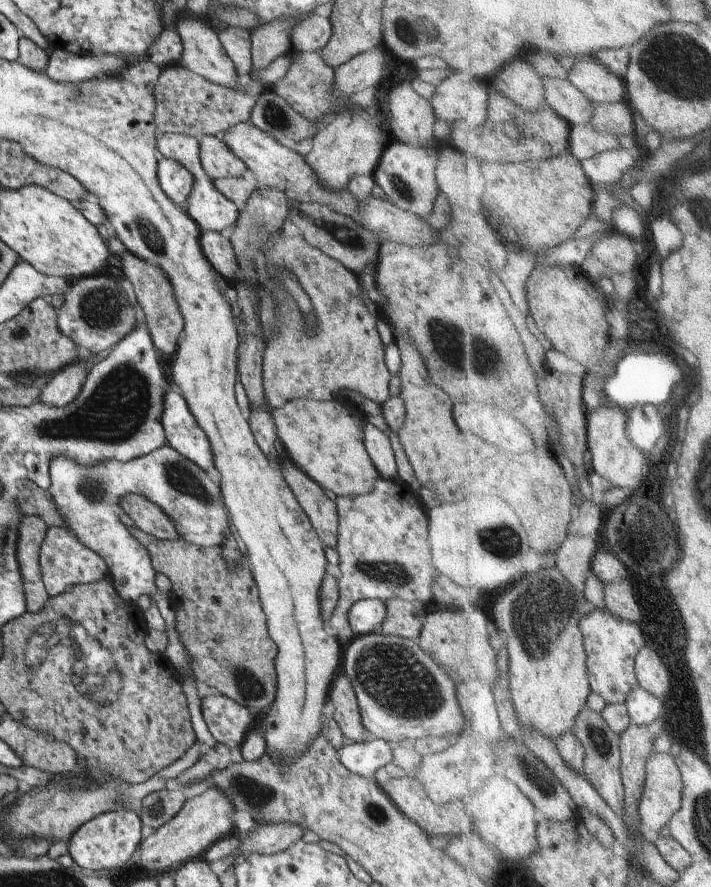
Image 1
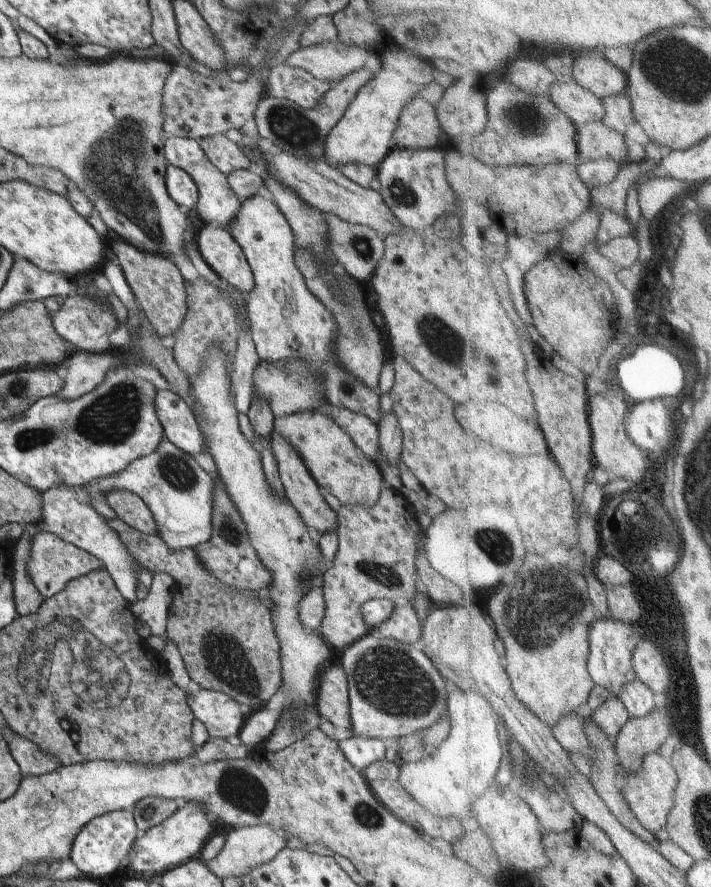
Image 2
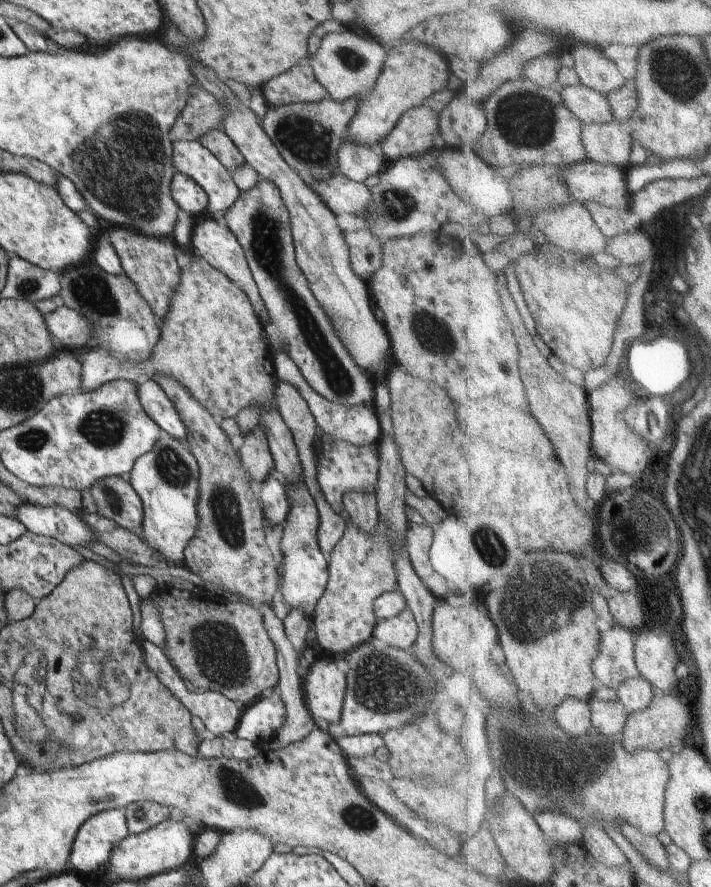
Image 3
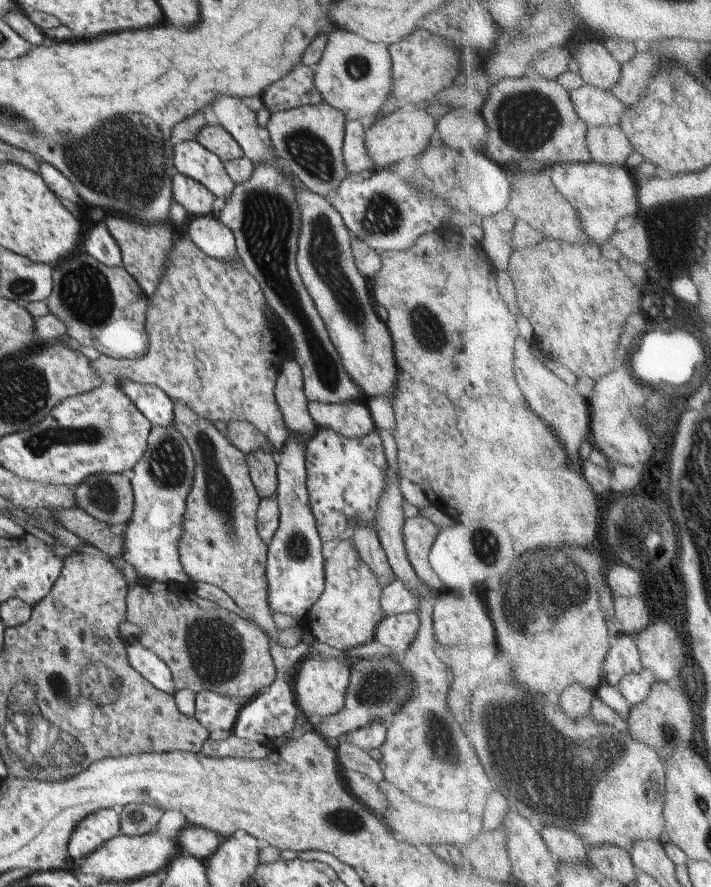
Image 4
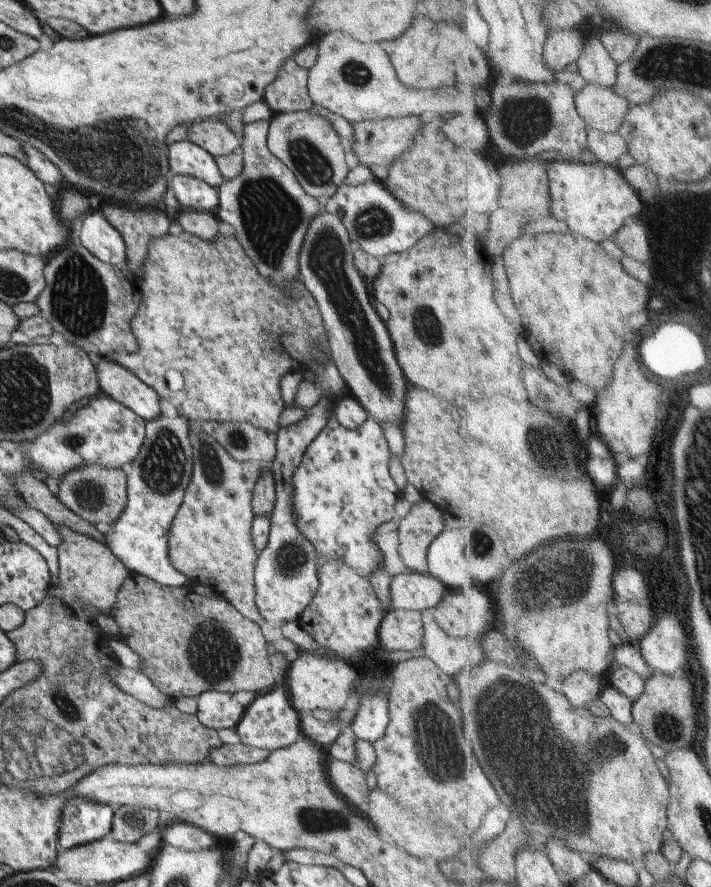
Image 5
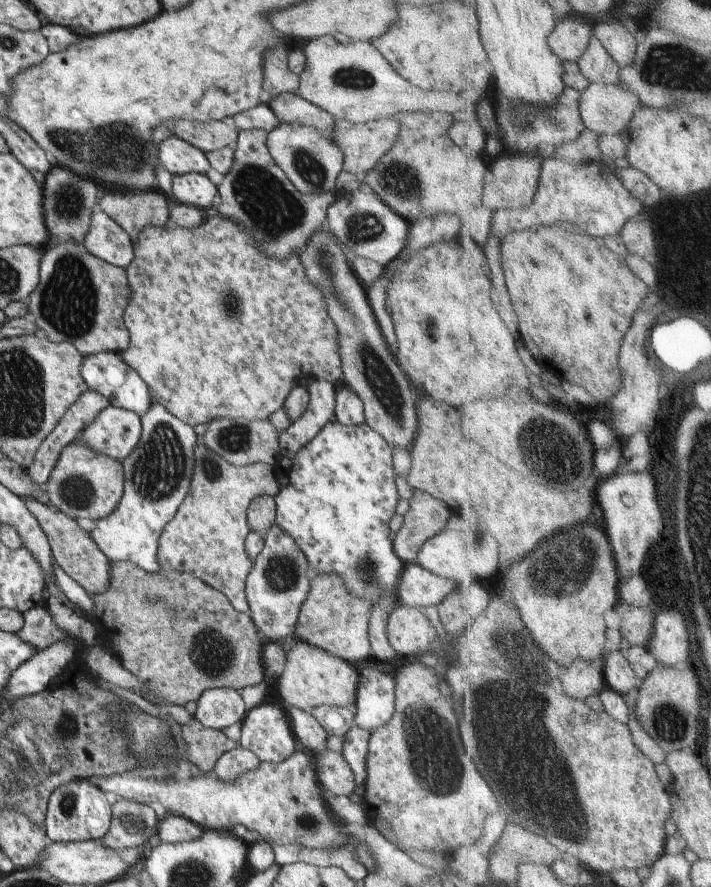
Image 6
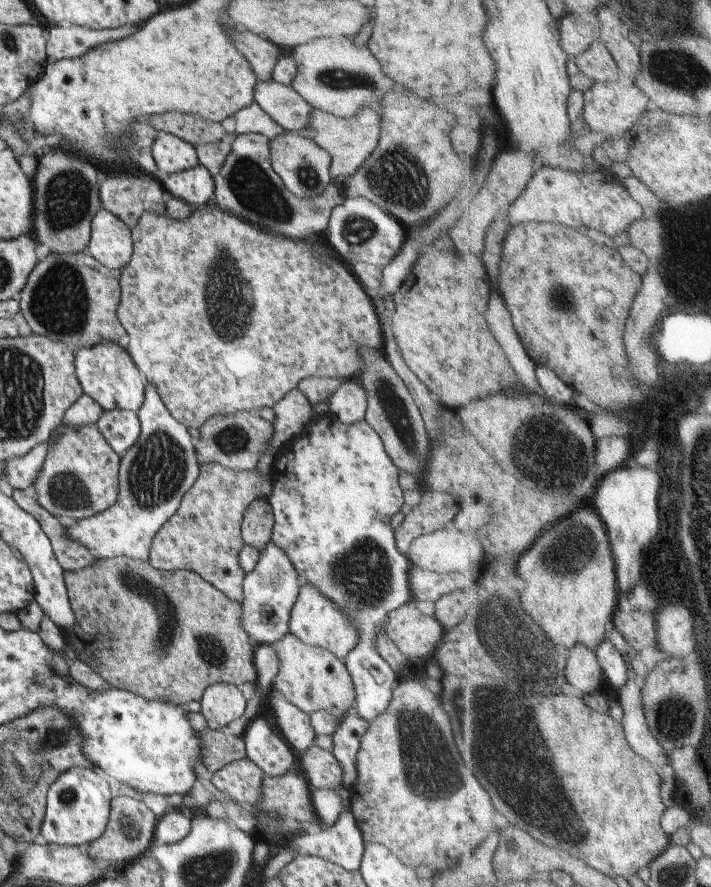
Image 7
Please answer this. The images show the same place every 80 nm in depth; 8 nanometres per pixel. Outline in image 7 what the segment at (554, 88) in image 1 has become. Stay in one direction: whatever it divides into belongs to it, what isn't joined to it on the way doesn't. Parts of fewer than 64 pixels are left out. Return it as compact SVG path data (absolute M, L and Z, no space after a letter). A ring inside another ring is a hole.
M632 82L592 83L591 88L584 93L584 117L591 130L608 136L623 136L643 114L653 107L650 98Z

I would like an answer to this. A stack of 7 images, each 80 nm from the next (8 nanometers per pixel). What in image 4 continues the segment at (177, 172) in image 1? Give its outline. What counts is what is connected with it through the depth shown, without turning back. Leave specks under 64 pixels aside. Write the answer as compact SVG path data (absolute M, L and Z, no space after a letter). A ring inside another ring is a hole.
M177 173L172 176L170 189L172 200L181 204L187 216L212 214L215 197L200 182Z

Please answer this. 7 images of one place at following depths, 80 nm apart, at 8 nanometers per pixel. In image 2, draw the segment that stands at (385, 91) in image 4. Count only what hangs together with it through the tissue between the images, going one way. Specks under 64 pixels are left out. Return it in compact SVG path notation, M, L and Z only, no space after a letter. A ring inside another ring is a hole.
M335 39L320 45L301 47L283 65L306 69L329 86L361 69L365 64L376 62L377 58L374 50L369 52L369 48L344 45L339 39Z

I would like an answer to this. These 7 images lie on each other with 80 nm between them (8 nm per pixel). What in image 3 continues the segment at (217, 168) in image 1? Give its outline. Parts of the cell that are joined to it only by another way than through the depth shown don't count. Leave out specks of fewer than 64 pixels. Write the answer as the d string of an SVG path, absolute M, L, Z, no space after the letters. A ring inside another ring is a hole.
M221 128L204 132L197 141L203 148L209 150L228 171L245 163L243 155Z

